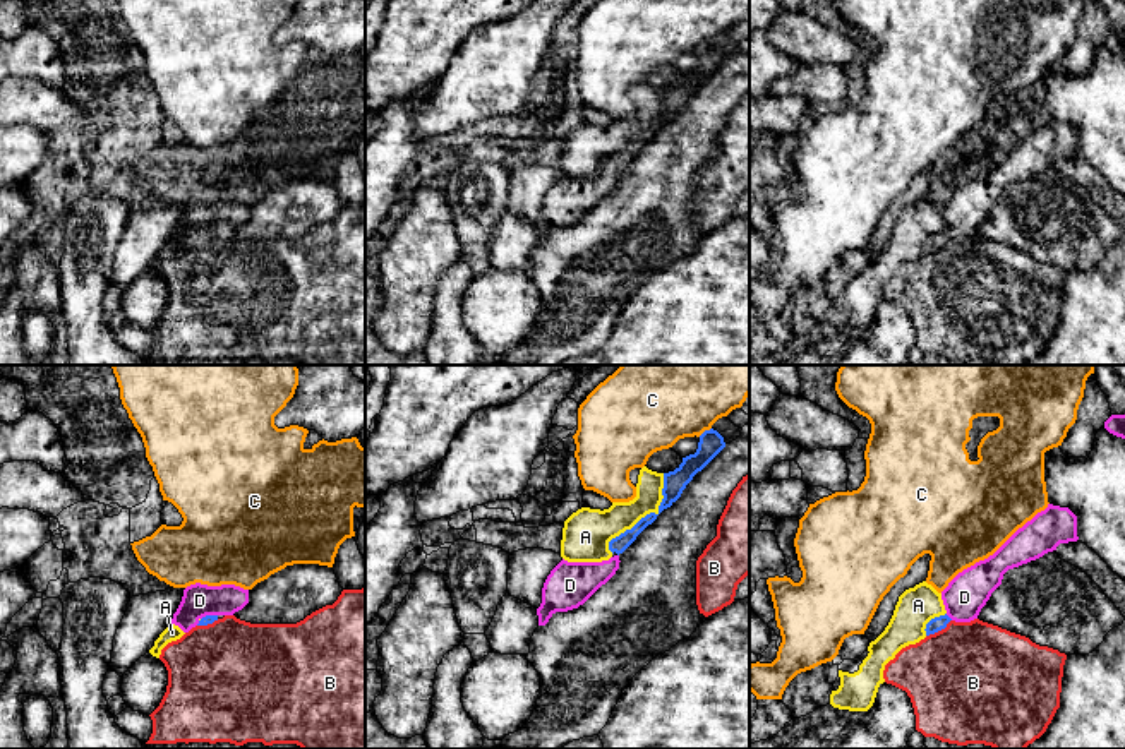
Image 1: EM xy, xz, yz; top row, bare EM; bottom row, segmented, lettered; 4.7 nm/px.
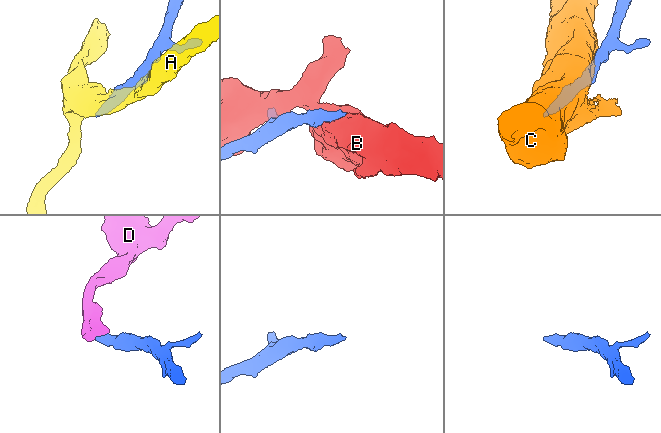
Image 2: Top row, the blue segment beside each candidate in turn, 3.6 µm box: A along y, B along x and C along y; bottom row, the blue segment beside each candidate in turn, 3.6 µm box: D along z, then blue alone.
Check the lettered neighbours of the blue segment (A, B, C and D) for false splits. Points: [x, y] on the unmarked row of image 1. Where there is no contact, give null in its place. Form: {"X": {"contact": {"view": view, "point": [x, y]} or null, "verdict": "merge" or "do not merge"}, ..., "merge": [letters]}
{"A": {"contact": {"view": "xz", "point": [647, 131]}, "verdict": "do not merge"}, "B": {"contact": {"view": "yz", "point": [938, 245]}, "verdict": "do not merge"}, "C": {"contact": {"view": "xz", "point": [705, 47]}, "verdict": "do not merge"}, "D": {"contact": {"view": "yz", "point": [947, 232]}, "verdict": "merge"}, "merge": ["D"]}

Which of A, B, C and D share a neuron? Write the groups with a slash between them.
A / B / C / D

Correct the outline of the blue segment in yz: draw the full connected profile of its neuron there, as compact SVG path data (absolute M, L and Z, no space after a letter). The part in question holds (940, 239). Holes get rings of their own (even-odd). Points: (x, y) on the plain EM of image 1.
M1048 120L1019 144L993 171L959 189L942 207L947 230L926 240L926 252L947 243L950 237L978 235L991 209L1008 185L1056 166L1060 159L1077 158L1077 132L1068 123Z

